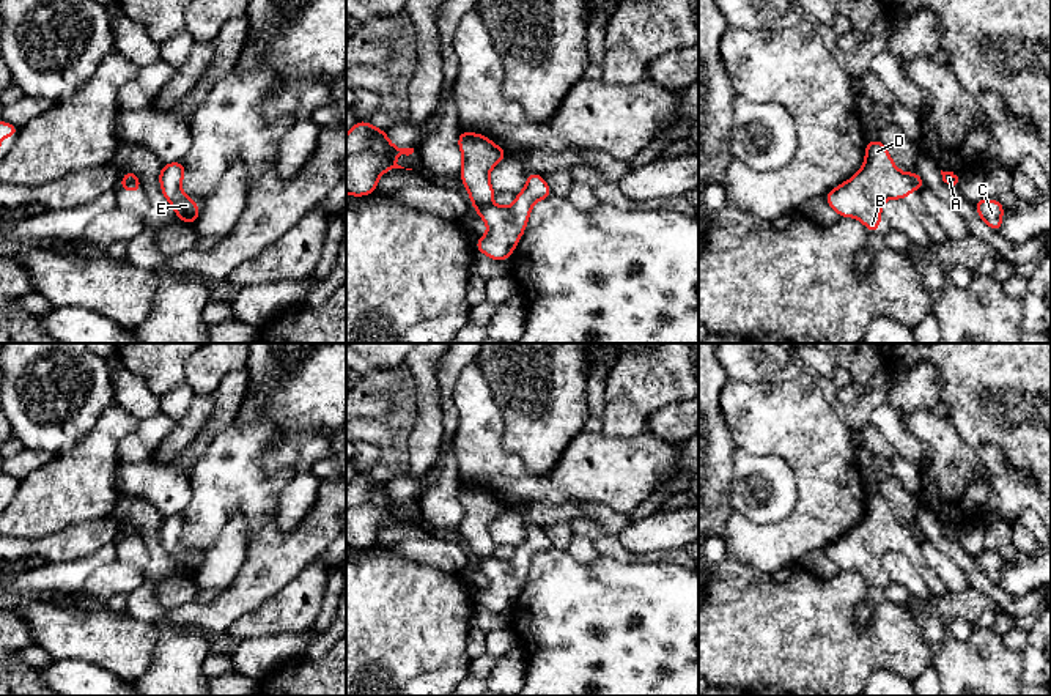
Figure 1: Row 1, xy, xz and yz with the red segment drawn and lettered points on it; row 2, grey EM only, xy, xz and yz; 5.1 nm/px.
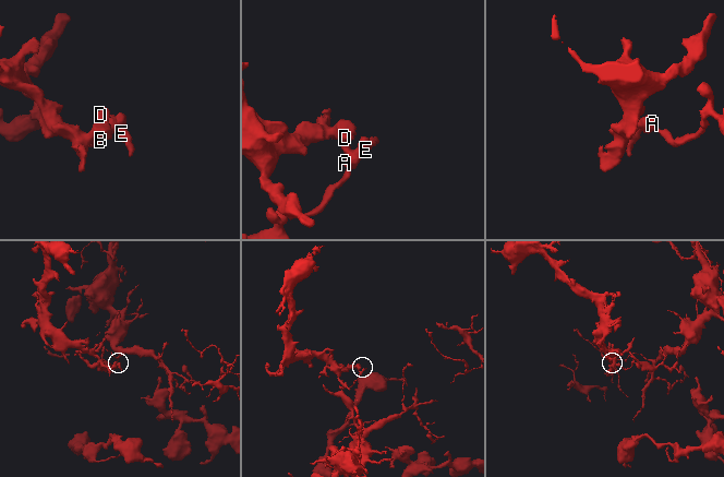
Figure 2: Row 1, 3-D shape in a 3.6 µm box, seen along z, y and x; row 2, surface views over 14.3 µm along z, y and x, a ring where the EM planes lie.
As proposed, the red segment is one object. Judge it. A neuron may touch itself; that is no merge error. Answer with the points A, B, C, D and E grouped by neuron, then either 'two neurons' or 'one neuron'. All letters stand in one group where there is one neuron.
A C E / B D | two neurons

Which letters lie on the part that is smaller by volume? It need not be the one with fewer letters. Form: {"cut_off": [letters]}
{"cut_off": ["B", "D"]}

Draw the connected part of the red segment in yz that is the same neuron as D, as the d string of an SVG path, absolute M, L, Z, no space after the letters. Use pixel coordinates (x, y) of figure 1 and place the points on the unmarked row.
M880 491L865 496L862 521L824 548L840 570L857 570L868 584L880 583L881 559L889 551L906 553L913 543L908 526L898 523Z

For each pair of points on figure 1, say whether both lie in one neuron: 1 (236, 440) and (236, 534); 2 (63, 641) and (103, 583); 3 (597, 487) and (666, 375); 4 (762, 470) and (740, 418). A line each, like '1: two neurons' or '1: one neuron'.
1: two neurons
2: two neurons
3: two neurons
4: two neurons

